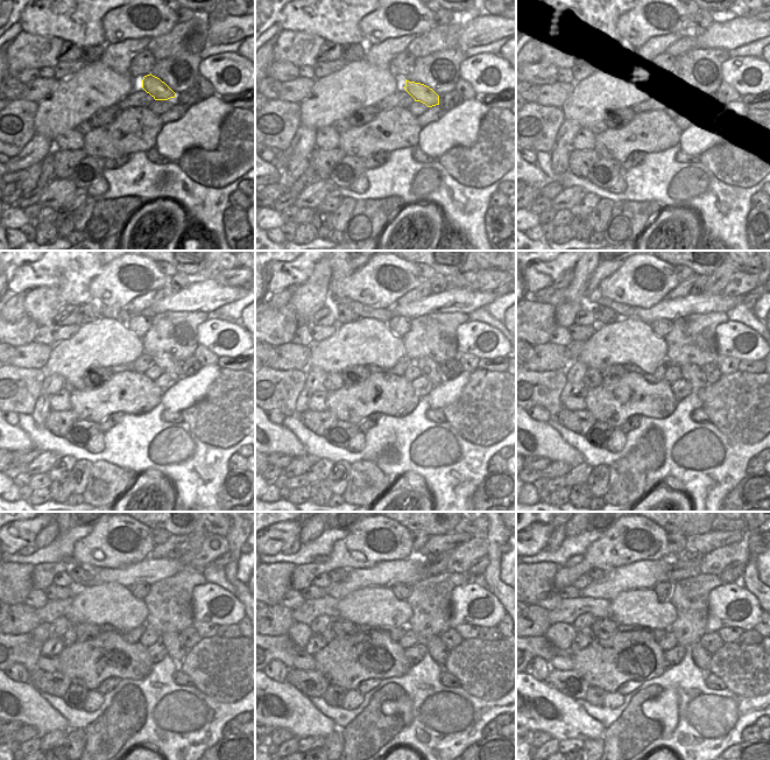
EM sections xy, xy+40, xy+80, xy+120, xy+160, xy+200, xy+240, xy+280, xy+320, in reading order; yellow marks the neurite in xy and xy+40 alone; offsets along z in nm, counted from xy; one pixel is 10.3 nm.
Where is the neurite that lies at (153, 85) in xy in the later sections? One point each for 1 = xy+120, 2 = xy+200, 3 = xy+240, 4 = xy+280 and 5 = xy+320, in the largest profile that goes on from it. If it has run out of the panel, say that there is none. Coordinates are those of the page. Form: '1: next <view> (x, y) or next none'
1: next xy+120 (167, 363)
2: next xy+200 (692, 373)
3: next xy+240 (172, 641)
4: next xy+280 (437, 649)
5: next xy+320 (701, 656)

